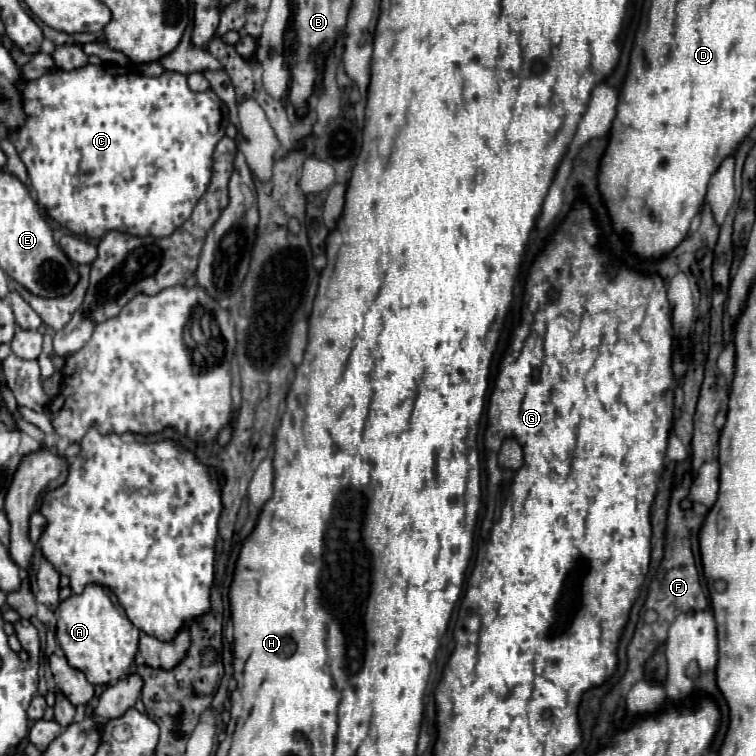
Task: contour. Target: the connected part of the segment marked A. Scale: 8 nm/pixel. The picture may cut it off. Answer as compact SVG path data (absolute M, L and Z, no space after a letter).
M89 584L83 594L73 594L57 608L56 634L69 666L81 670L91 684L111 684L129 674L139 646L139 630L113 604L99 584Z

